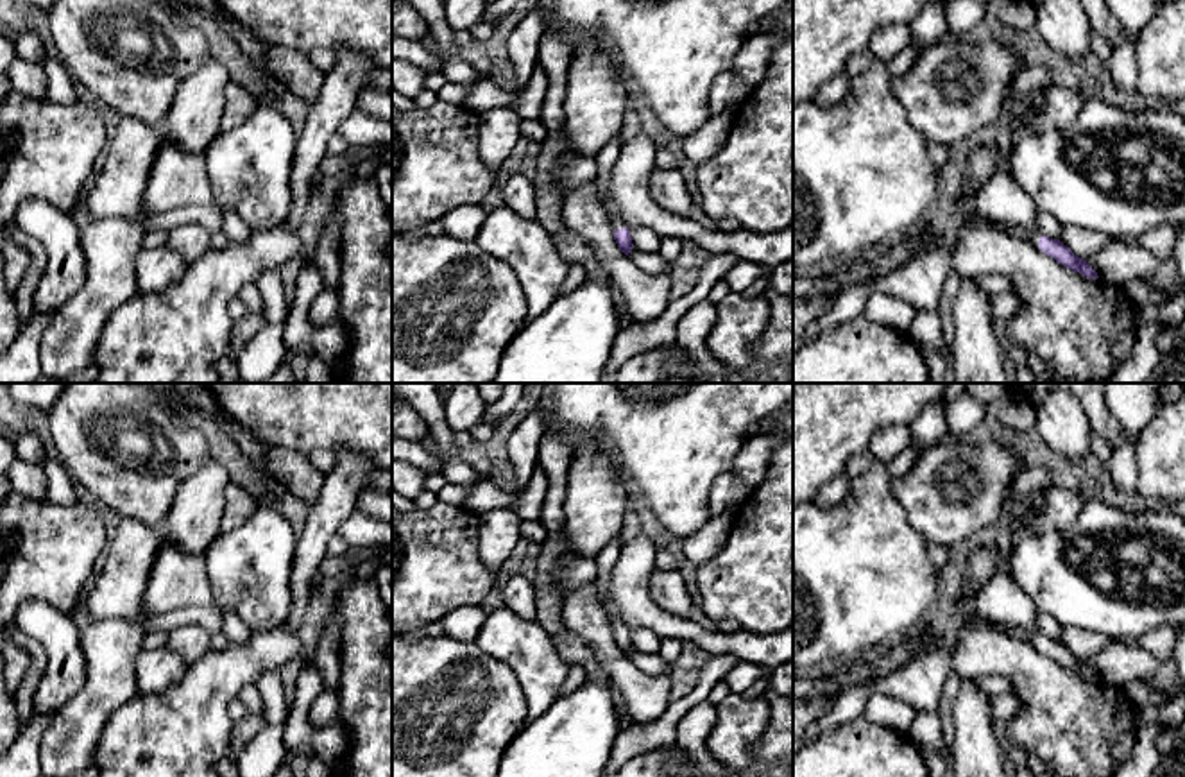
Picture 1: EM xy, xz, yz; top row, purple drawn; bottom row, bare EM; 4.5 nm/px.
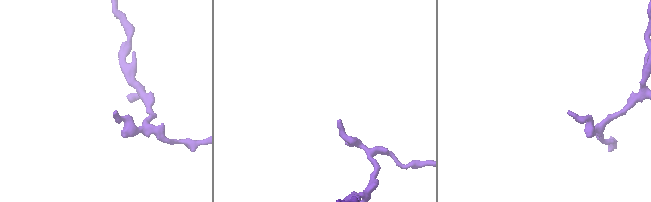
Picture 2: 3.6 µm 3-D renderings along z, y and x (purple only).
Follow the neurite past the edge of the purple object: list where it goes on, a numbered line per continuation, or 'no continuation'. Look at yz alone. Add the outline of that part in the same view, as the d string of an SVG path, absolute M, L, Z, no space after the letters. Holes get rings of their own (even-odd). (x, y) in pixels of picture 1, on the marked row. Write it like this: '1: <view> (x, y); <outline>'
1: yz (1033, 237); M1001 222L1001 227L1004 231L1015 235L1015 236L1029 240L1033 245L1038 245L1040 236L1042 236L1038 231L1020 227L1020 226L1013 224L1013 222Z

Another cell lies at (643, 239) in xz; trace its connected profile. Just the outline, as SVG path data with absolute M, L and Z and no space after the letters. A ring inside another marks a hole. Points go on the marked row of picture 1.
M634 227L630 229L632 243L635 249L643 252L657 252L661 243L661 235L648 227Z

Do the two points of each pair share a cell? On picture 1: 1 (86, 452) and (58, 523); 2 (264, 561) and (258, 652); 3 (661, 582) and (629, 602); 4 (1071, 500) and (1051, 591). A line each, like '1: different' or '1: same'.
1: different
2: different
3: different
4: different

